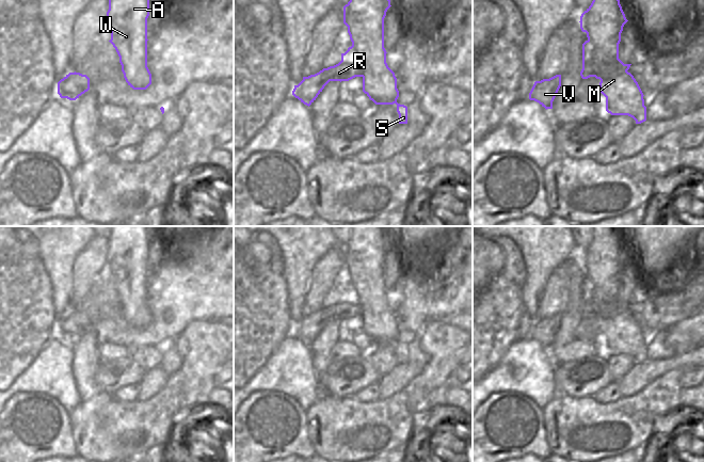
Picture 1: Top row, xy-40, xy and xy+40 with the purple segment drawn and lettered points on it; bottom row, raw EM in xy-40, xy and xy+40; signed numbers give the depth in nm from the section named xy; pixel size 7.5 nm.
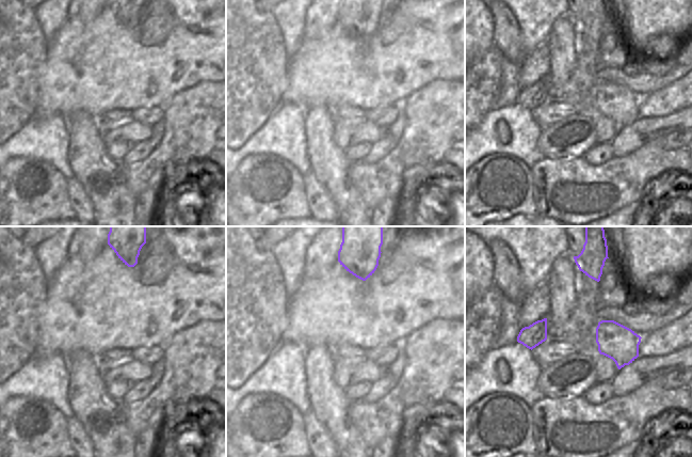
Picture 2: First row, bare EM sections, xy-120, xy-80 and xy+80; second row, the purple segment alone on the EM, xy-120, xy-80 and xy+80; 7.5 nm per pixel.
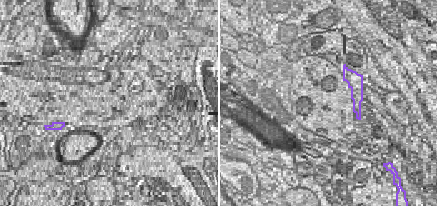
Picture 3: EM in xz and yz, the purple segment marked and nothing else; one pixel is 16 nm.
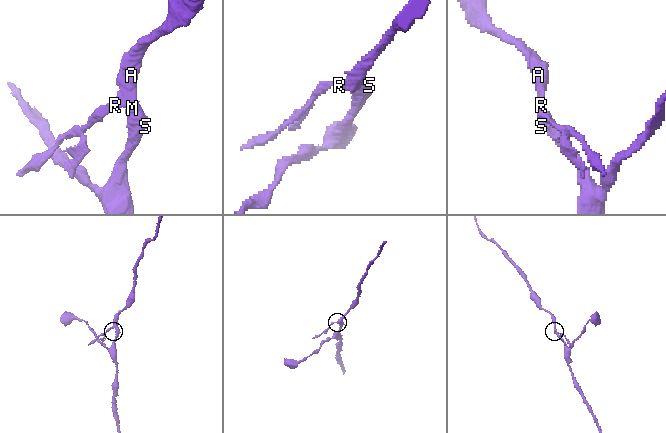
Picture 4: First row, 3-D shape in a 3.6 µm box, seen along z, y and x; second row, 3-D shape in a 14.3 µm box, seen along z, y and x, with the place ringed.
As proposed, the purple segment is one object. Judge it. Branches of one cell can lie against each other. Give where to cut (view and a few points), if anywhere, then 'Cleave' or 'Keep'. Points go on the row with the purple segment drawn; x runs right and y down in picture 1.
Split along xy+40 (588, 40), (592, 44), (592, 66), (595, 77). Cleave

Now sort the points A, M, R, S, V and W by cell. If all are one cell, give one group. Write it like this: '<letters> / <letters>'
A M S W / R V

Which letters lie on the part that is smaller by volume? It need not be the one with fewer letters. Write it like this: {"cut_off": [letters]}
{"cut_off": ["R", "V"]}

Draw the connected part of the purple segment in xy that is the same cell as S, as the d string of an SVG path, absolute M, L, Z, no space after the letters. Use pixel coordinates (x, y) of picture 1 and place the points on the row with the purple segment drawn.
M350 0L343 6L343 23L348 27L350 39L363 69L363 92L375 105L396 103L399 124L407 124L407 107L397 102L399 97L397 78L386 63L384 18L390 6L390 0Z

